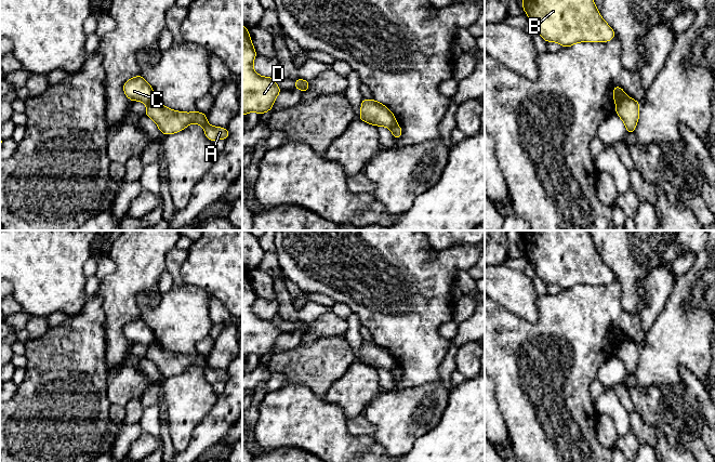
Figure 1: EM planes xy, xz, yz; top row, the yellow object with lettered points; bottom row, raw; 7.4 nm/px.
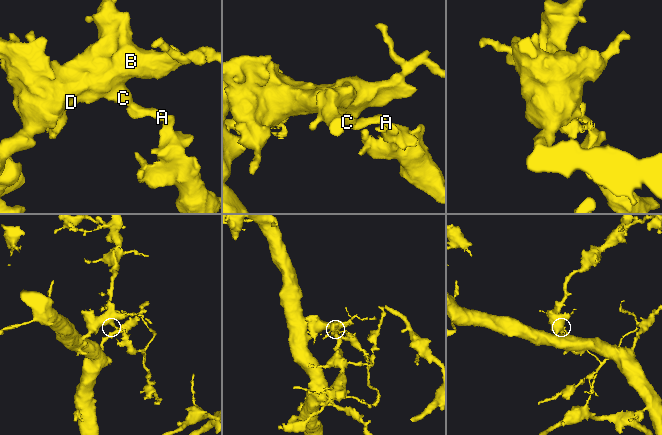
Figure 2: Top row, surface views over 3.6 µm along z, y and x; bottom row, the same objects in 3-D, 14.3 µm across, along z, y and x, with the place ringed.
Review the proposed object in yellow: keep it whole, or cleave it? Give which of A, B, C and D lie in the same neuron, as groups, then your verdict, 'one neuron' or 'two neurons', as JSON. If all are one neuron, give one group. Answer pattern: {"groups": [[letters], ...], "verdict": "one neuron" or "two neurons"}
{"groups": [["A"], ["B", "C", "D"]], "verdict": "two neurons"}

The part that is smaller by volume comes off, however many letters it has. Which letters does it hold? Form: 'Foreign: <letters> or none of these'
Foreign: A

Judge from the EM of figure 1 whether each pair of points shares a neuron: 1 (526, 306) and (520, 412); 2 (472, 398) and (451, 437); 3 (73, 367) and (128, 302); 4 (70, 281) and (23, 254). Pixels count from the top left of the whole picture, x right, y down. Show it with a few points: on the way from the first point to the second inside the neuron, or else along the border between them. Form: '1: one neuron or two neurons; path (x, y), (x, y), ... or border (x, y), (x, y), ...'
1: two neurons; border (502, 306), (530, 321), (534, 321), (539, 317)
2: one neuron; path (472, 408), (472, 417), (461, 427)
3: two neurons; border (101, 304), (105, 314), (105, 355)
4: one neuron; path (58, 279), (35, 255)

